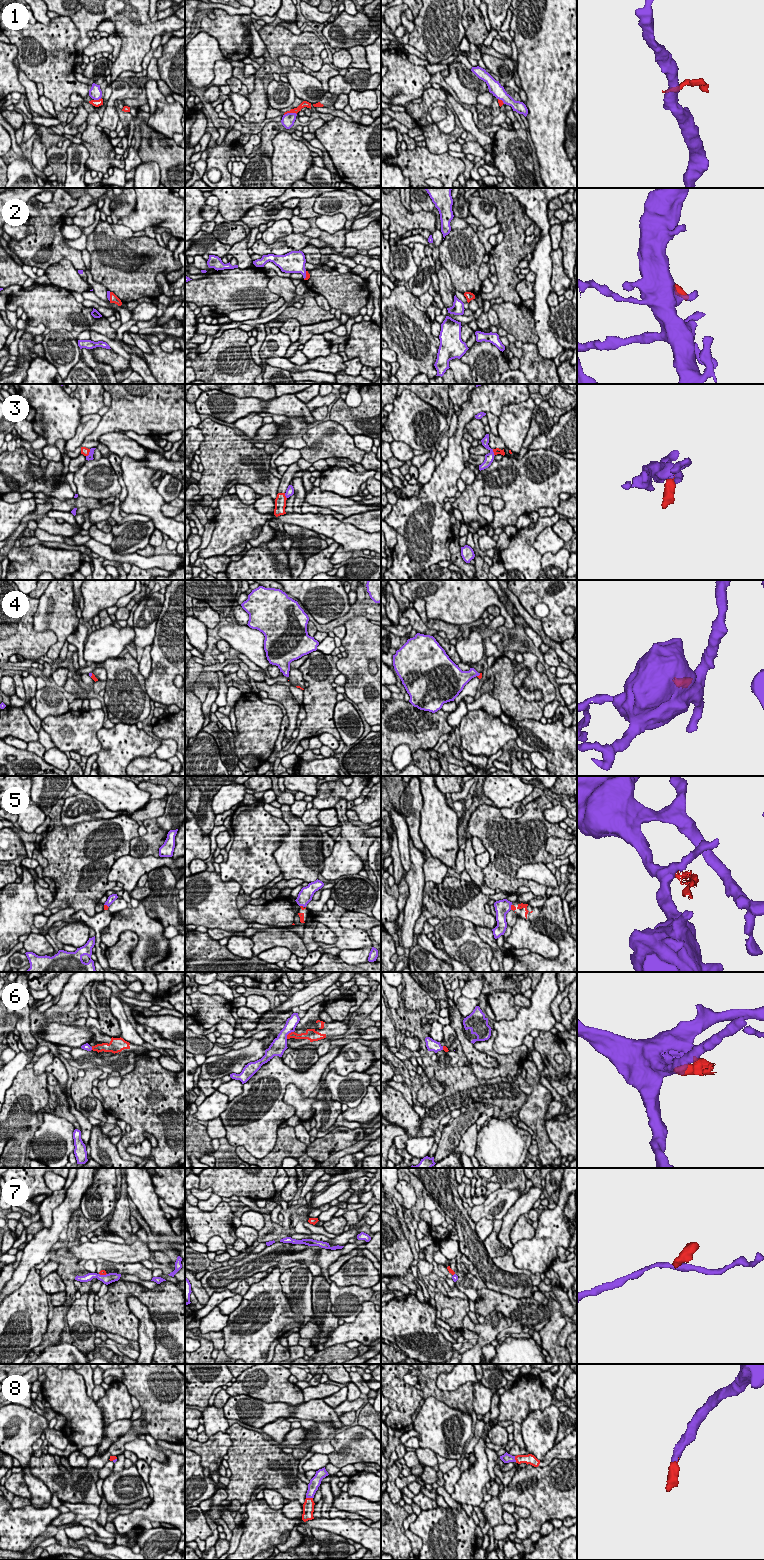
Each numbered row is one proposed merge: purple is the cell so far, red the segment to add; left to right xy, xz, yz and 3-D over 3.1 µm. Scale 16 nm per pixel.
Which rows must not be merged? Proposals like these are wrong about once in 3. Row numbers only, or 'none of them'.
1, 3, 5, 6, 7

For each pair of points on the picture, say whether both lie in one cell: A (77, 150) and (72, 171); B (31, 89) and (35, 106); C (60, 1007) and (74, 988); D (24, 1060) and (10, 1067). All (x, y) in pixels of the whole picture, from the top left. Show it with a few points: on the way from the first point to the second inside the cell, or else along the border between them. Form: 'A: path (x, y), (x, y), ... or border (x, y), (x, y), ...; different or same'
A: path (77, 155), (75, 166); same
B: path (31, 93), (33, 102); same
C: path (65, 1002), (71, 993); same
D: path (21, 1060), (13, 1067); same

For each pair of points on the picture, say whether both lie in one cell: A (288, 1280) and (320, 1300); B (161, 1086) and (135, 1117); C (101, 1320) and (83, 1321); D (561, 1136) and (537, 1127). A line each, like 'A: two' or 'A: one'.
A: one
B: one
C: two
D: two

